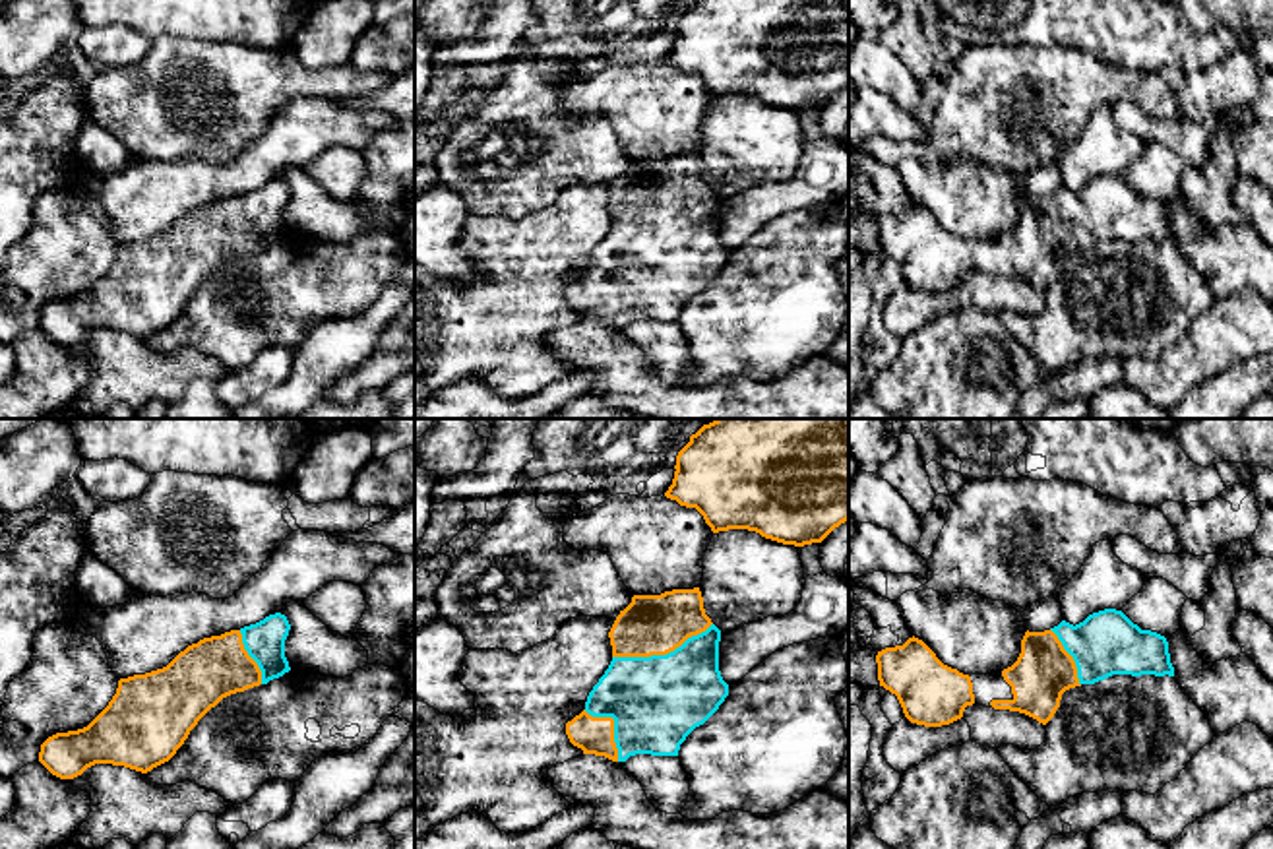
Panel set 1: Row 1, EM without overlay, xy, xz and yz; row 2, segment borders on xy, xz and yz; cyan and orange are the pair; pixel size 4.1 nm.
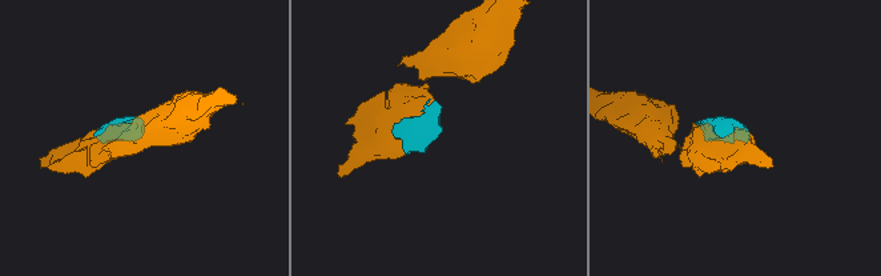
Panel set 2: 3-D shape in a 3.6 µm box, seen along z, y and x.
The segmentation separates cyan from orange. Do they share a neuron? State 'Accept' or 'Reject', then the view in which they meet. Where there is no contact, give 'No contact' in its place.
Accept. Touches cyan in xz

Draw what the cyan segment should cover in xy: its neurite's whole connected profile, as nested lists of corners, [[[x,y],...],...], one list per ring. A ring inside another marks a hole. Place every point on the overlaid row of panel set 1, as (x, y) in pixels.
[[[275,613],[240,630],[203,638],[163,669],[120,678],[109,706],[87,727],[56,733],[41,744],[39,762],[60,779],[74,779],[95,764],[151,771],[176,754],[198,721],[223,698],[291,671],[285,657],[289,630],[287,616]]]

